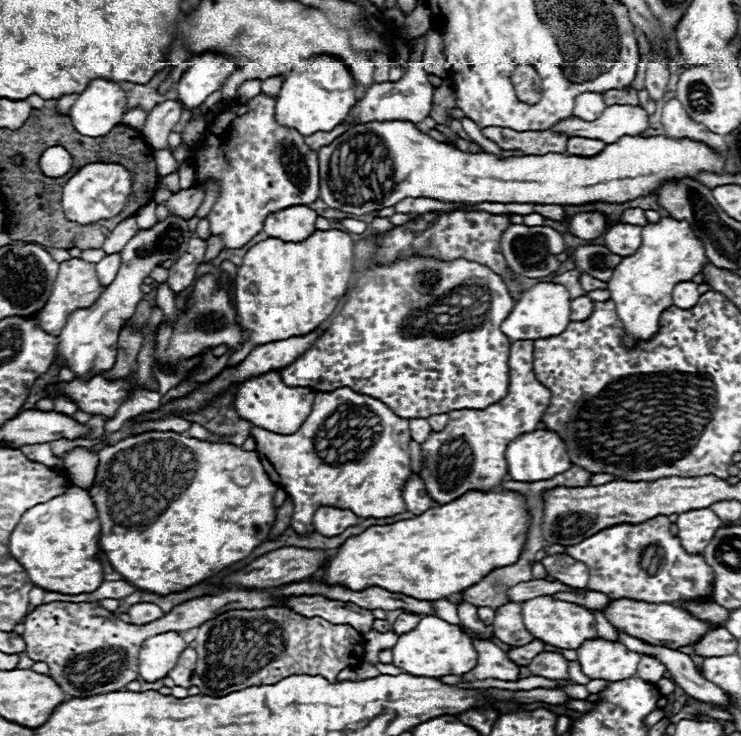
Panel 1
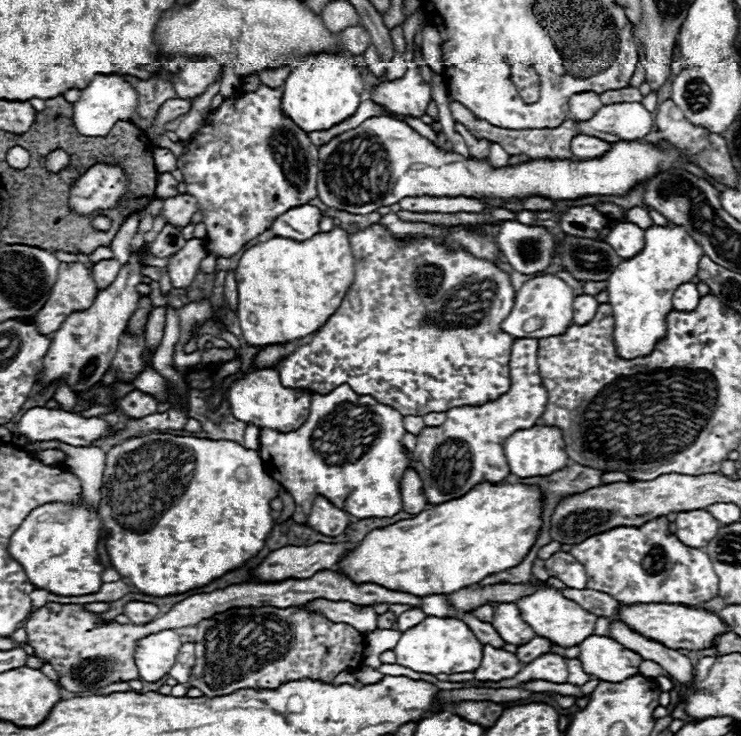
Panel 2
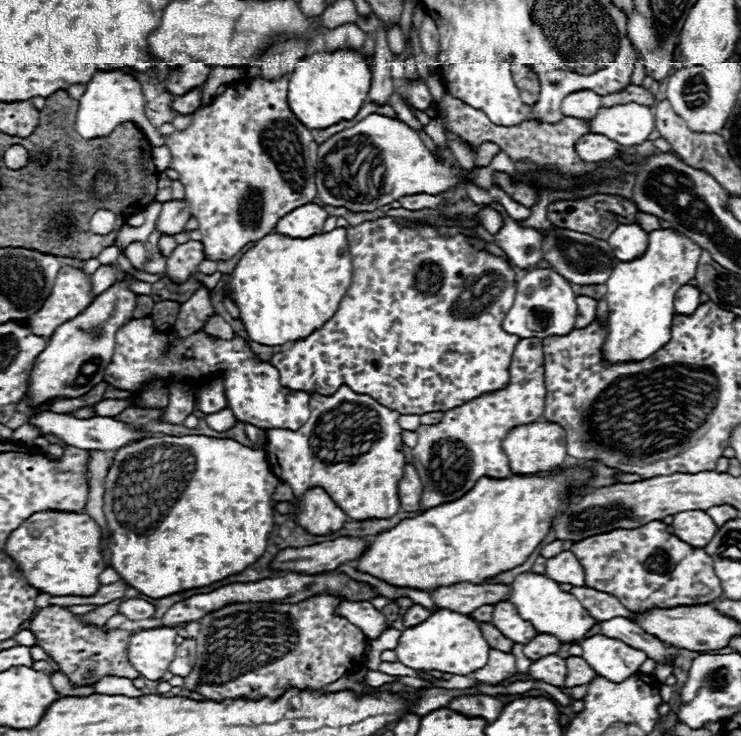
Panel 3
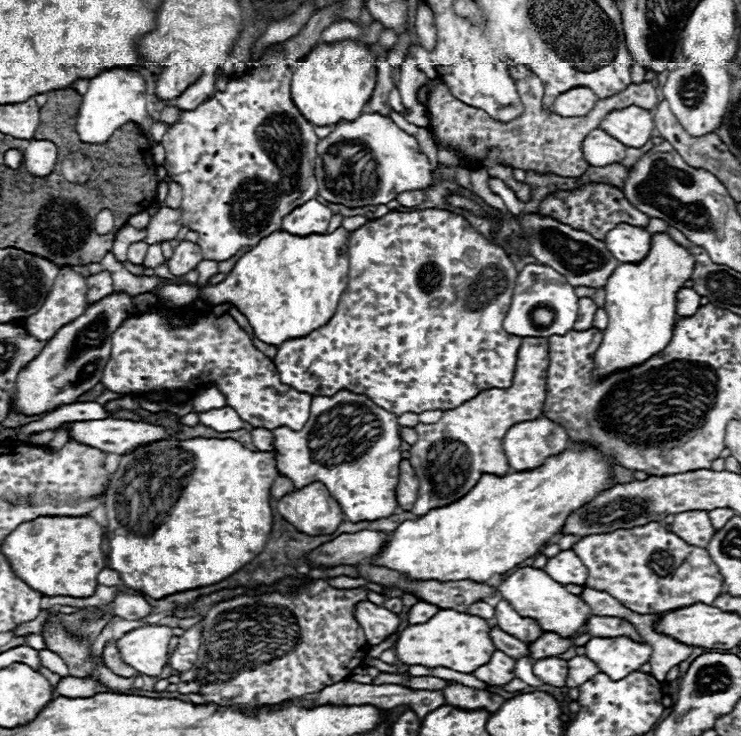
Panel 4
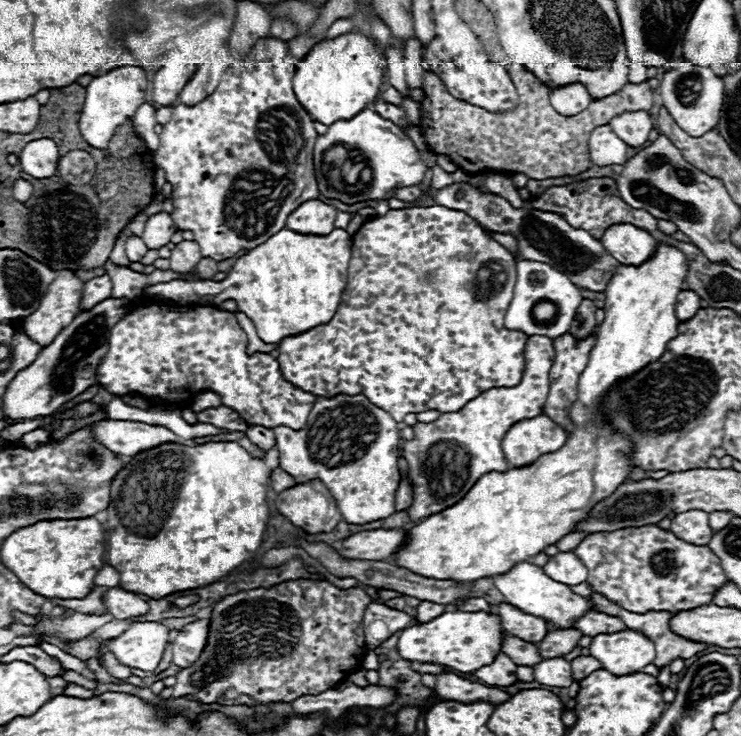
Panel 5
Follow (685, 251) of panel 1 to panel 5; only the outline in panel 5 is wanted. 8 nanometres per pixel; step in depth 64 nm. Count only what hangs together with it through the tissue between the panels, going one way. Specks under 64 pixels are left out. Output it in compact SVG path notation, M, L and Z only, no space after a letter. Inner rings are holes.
M658 244L654 256L646 264L620 266L604 290L606 318L596 328L596 344L590 350L588 366L584 368L578 380L578 398L570 410L574 430L568 432L566 444L558 452L542 454L536 462L528 466L510 468L506 472L484 474L458 504L414 524L408 530L410 532L408 546L404 546L400 552L392 556L394 562L402 564L402 568L410 568L410 572L418 572L420 576L438 576L438 580L474 582L478 578L510 572L514 564L544 552L546 546L552 546L558 540L562 540L566 534L572 534L578 522L588 520L592 506L614 494L616 488L626 482L630 470L634 468L630 460L632 442L624 434L614 434L610 426L600 426L598 420L602 420L602 414L594 408L598 408L598 402L614 384L630 378L648 364L656 362L664 354L666 342L678 334L680 322L676 318L674 306L676 306L676 296L682 290L684 278L686 278L686 256L682 256L682 252L666 244Z

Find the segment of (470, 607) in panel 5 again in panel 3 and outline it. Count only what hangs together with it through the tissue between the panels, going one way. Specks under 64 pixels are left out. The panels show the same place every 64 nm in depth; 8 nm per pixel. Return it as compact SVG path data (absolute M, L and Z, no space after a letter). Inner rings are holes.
M484 604L484 606L476 608L470 616L474 616L474 620L478 620L478 622L490 622L492 620L492 612L494 612L494 606L492 604Z

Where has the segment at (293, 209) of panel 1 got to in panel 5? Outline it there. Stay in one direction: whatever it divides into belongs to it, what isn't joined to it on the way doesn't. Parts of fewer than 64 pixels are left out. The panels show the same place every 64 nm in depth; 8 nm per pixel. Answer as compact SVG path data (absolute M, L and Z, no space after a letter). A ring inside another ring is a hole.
M308 200L288 216L286 228L302 234L326 236L334 230L336 214L338 210L334 206L328 206L320 200Z

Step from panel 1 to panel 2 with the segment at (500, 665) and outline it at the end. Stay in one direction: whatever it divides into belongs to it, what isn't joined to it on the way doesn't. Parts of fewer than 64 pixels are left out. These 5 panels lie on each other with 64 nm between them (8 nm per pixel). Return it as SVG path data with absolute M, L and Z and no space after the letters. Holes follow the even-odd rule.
M484 644L482 668L474 670L474 680L498 682L498 680L516 676L520 670L522 670L522 662L516 658L516 654L510 654L506 650Z

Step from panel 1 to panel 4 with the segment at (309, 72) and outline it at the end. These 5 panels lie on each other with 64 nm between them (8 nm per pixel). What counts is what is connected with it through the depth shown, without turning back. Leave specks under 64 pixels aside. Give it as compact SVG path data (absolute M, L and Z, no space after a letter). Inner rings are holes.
M342 40L316 46L304 60L294 64L292 100L296 108L316 126L330 126L340 120L356 120L376 88L376 56L360 40Z

